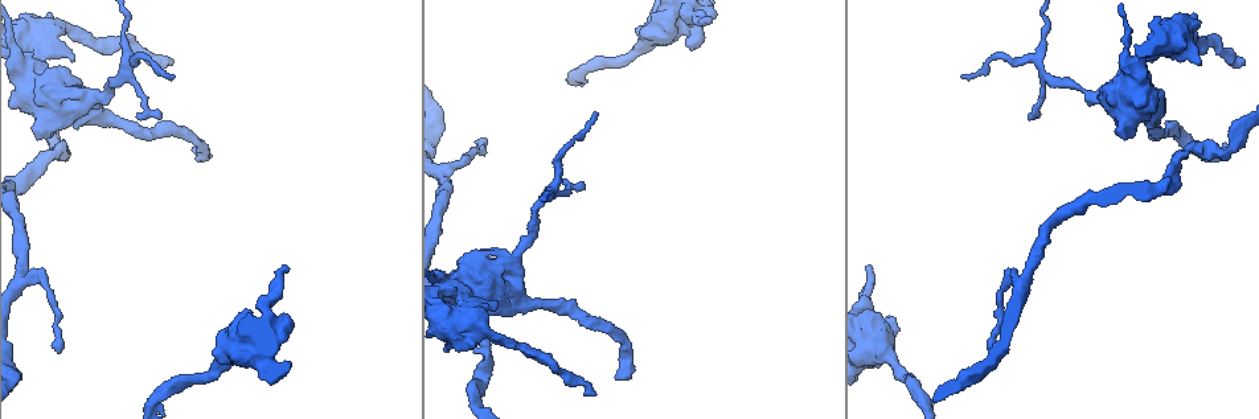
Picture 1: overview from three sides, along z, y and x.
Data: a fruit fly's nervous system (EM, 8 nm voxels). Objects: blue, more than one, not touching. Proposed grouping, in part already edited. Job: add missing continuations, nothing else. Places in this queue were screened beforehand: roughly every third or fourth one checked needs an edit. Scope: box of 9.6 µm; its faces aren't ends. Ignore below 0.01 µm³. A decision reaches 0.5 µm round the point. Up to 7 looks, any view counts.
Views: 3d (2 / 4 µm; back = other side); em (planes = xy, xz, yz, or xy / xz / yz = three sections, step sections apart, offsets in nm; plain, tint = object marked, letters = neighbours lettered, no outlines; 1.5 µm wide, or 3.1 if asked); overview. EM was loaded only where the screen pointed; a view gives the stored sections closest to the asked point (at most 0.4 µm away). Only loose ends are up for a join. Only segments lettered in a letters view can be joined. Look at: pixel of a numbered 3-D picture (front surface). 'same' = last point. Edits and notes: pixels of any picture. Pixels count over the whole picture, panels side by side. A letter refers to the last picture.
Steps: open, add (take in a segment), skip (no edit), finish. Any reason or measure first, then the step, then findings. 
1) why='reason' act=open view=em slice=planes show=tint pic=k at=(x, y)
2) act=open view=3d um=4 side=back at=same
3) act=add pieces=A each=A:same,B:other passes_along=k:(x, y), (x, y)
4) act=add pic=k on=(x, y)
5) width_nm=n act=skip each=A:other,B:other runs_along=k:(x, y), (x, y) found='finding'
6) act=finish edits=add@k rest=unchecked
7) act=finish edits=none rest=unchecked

why='thick end' act=open view=3d um=2 pic=1 at=(1199, 65)

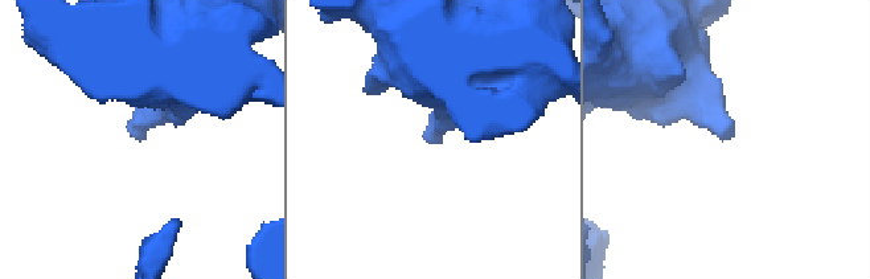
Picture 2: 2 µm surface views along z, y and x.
why='need the tissue' act=open view=em slice=planes show=letters pic=2 at=(139, 139)

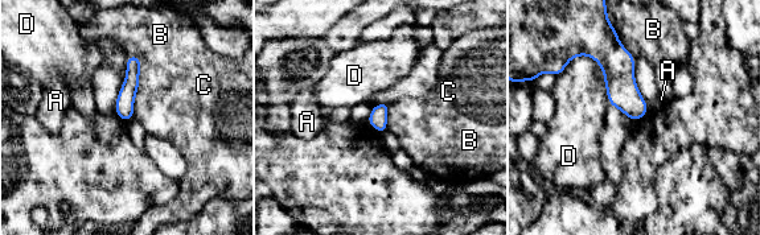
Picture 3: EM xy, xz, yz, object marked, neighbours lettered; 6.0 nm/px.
act=skip each=A:other,B:other,C:other,D:other border=3:(127, 53), (140, 58), (140, 77) found='none of them fits'

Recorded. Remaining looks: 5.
why='end of a long branch' act=open view=em slice=xy step=4 show=letters pic=1 at=(193, 148)

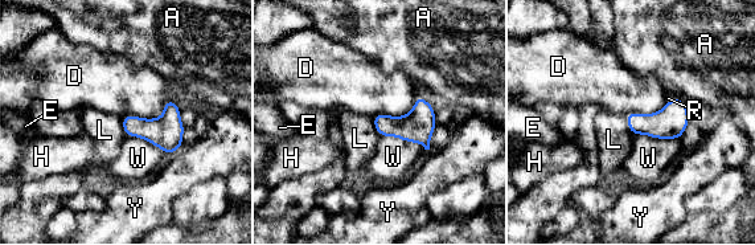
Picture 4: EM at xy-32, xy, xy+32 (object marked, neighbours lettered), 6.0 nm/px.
act=open view=em slice=planes show=letters at=same

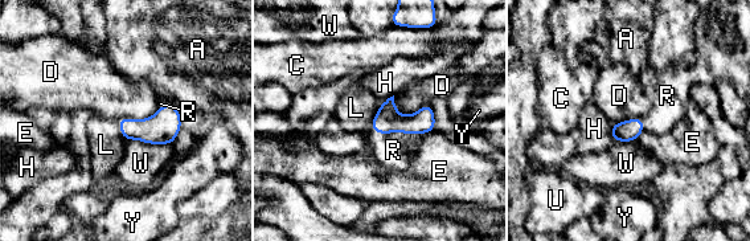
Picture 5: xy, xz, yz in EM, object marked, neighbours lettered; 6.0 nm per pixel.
width_nm=130 act=add pieces=R each=A:other,C:other,D:other,E:other,H:other,L:other,R:same,U:other,W:other,Y:other passes_along=5:(386, 119), (396, 131), (393, 150) found='the neuron continues'

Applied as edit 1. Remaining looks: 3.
why='branch stops here' act=open view=em slice=xz step=8 show=letters pic=1 at=(689, 45)

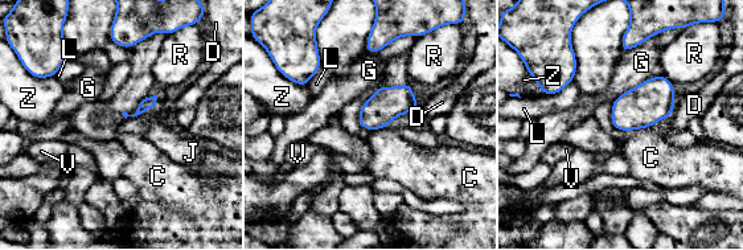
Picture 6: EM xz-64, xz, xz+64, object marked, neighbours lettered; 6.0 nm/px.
longest_contact=G:360nm act=skip each=C:other,D:other,G:other,J:other,L:other,R:other,V:other,Z:other border=6:(651, 126), (632, 131) found='no lettered segment goes on from it'

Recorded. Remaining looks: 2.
act=finish edits=add@5 rest=unchecked

